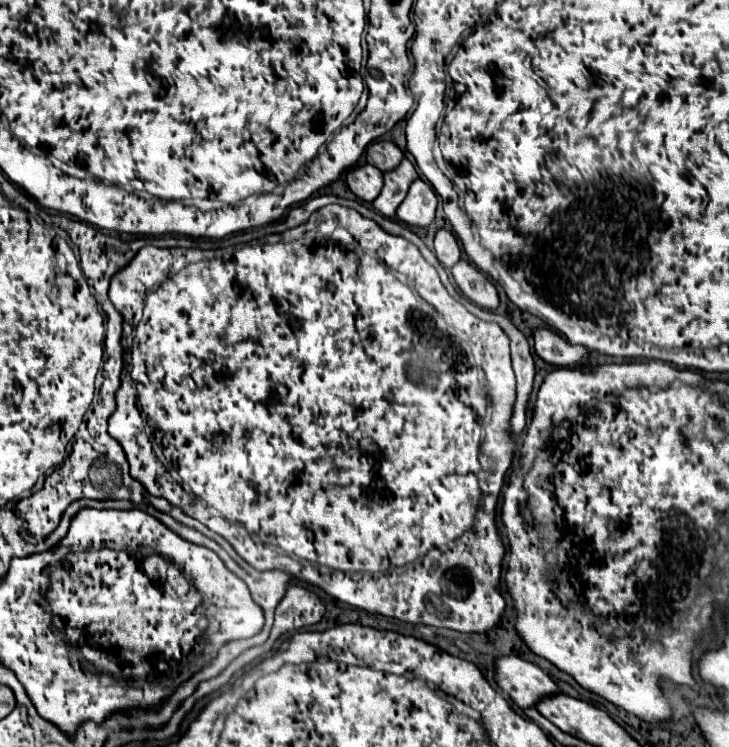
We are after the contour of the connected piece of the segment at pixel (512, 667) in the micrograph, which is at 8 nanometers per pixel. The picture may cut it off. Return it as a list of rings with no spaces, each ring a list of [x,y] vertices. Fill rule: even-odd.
[[[504,656],[496,662],[496,680],[520,708],[532,708],[544,696],[560,692],[542,668],[516,656]]]

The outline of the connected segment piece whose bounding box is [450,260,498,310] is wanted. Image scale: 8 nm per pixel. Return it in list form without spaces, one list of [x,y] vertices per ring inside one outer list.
[[[460,260],[452,266],[450,272],[452,272],[458,288],[464,292],[464,296],[468,300],[472,300],[474,304],[478,304],[486,310],[498,308],[498,292],[494,288],[494,284],[476,266],[472,266],[468,260]]]

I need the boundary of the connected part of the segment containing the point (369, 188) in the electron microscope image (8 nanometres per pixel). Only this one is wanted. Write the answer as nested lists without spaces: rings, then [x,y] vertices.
[[[370,164],[358,166],[346,174],[348,188],[364,202],[374,202],[382,190],[382,172]]]

